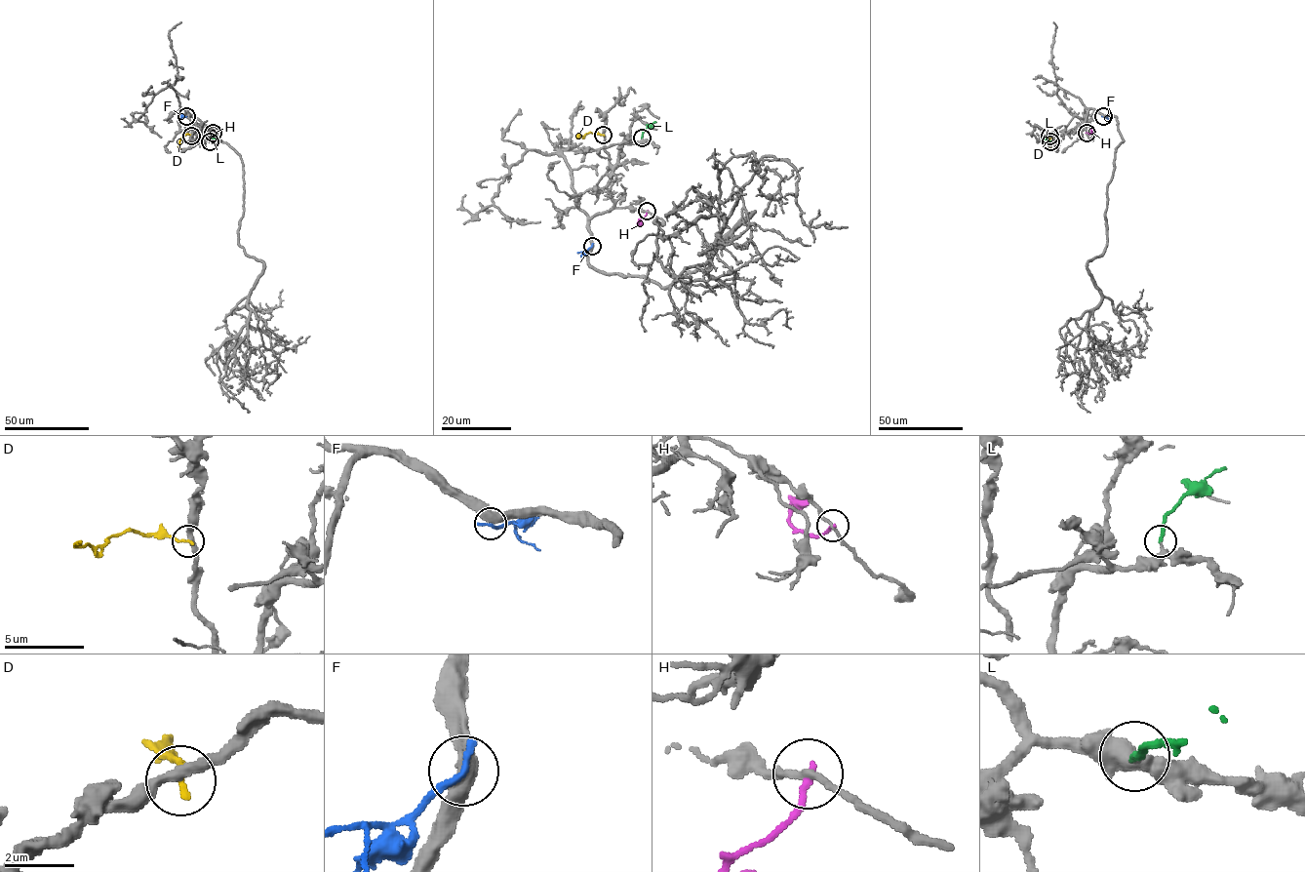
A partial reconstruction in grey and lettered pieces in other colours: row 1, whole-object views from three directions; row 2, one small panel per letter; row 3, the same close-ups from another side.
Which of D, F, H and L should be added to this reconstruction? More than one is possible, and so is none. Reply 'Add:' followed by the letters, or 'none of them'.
Add: L

